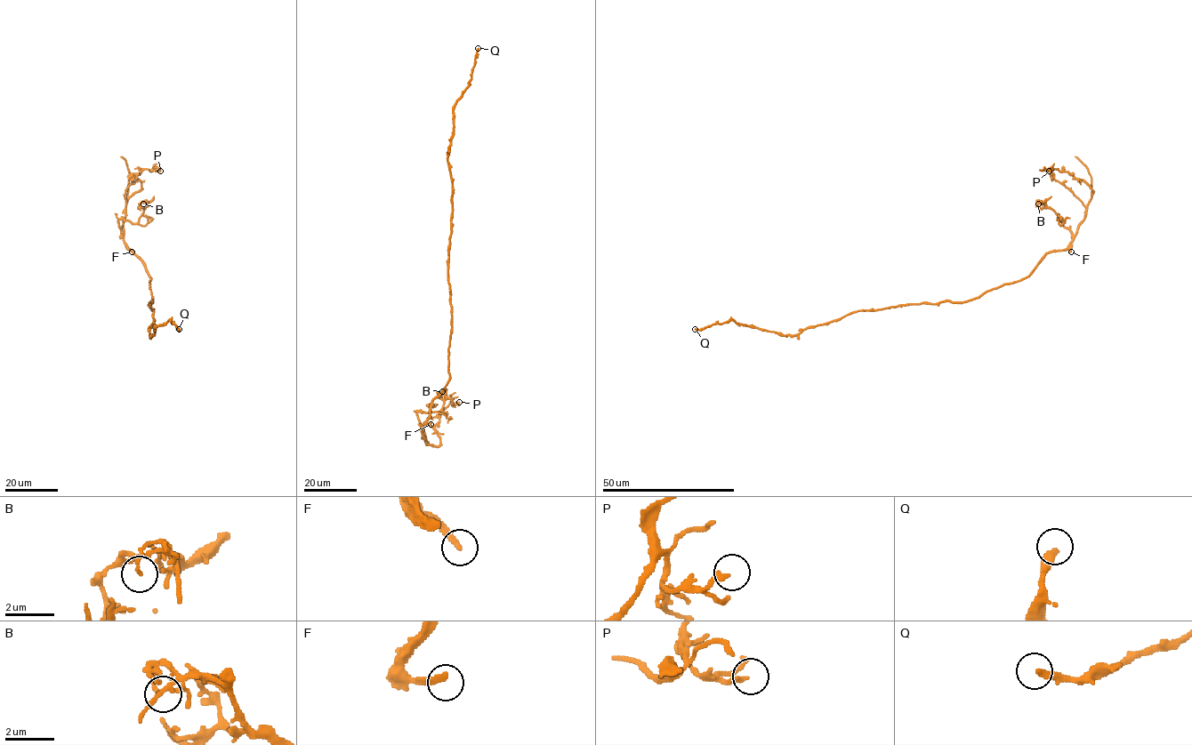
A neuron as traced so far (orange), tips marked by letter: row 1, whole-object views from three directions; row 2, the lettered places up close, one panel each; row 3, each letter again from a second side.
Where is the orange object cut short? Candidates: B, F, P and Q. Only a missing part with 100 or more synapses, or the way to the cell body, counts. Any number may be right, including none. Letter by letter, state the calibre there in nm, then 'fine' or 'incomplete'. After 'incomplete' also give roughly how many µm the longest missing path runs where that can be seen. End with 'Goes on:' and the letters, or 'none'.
B: 130 nm | fine
F: 240 nm | fine
P: 180 nm | fine
Q: 320 nm | incomplete | 170 µm
Goes on: Q

